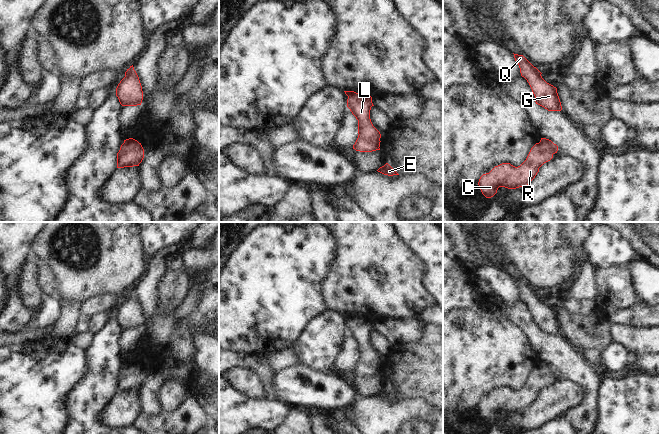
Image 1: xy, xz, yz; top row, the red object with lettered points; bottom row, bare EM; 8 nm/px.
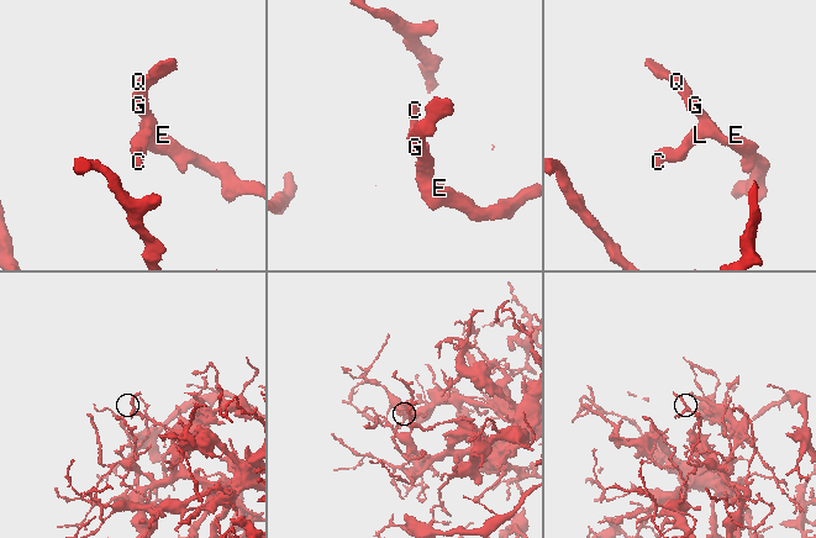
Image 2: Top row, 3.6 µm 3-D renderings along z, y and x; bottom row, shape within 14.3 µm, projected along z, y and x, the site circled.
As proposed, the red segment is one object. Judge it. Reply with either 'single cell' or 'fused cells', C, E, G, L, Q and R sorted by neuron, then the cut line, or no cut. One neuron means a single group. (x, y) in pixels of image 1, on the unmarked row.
single cell; C E G L Q R; no cut

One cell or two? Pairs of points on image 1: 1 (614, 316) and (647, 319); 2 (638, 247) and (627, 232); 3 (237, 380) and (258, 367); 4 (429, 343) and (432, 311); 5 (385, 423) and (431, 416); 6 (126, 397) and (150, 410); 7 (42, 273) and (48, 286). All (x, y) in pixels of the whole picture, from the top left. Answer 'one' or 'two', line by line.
1: one
2: one
3: two
4: two
5: one
6: two
7: one

